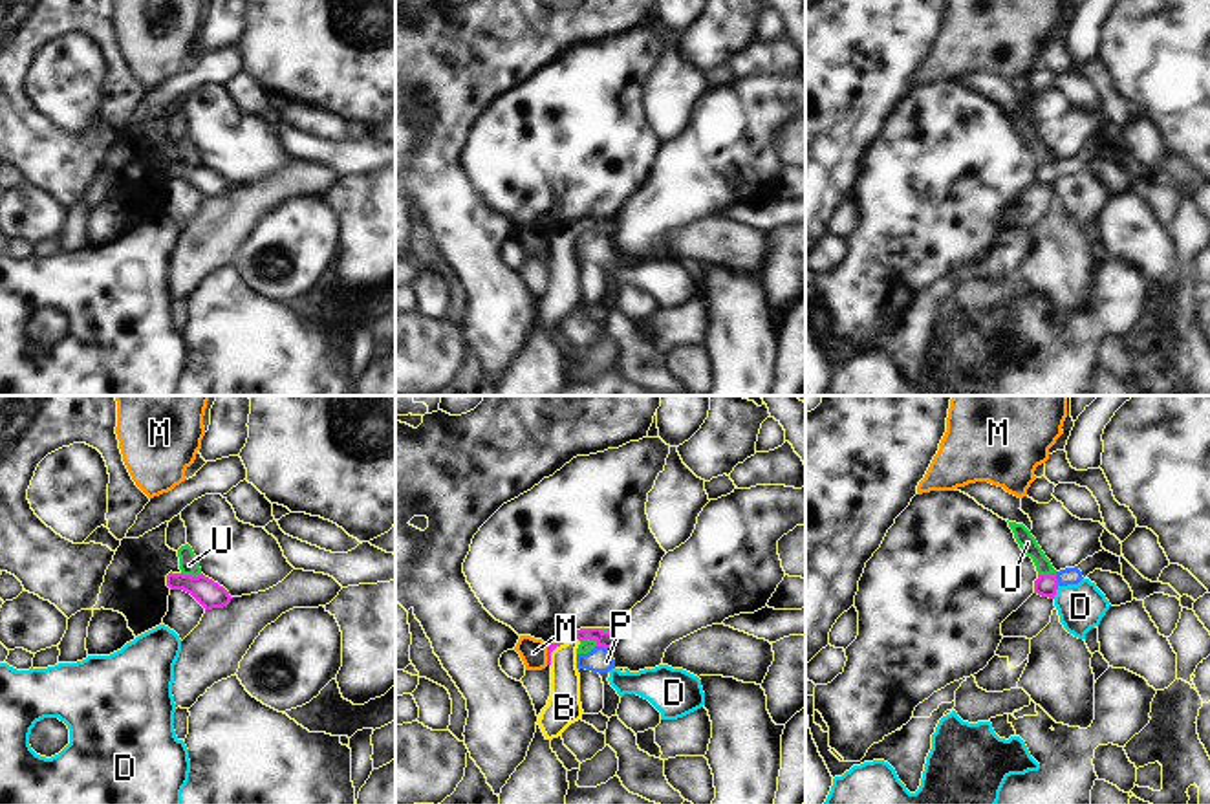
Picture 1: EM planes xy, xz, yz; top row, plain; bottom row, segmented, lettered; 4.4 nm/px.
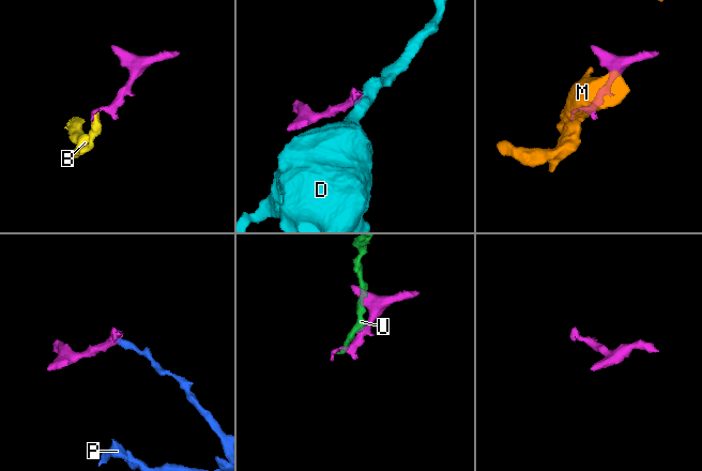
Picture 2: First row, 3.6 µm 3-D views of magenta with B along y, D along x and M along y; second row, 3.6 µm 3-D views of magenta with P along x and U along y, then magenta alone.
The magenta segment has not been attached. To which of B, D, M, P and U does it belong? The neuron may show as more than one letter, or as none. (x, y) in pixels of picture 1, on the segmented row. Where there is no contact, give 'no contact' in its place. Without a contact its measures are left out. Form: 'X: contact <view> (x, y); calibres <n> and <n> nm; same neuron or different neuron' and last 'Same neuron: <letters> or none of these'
B: contact xz (561, 643); calibres 70 and 140 nm; same neuron
D: contact yz (1055, 592); calibres 100 and 200 nm; different neuron
M: contact xz (548, 654); calibres 60 and 120 nm; different neuron
P: contact yz (1057, 579); calibres 100 and 80 nm; different neuron
U: contact xy (191, 575); calibres 120 and 90 nm; different neuron
Same neuron: B

